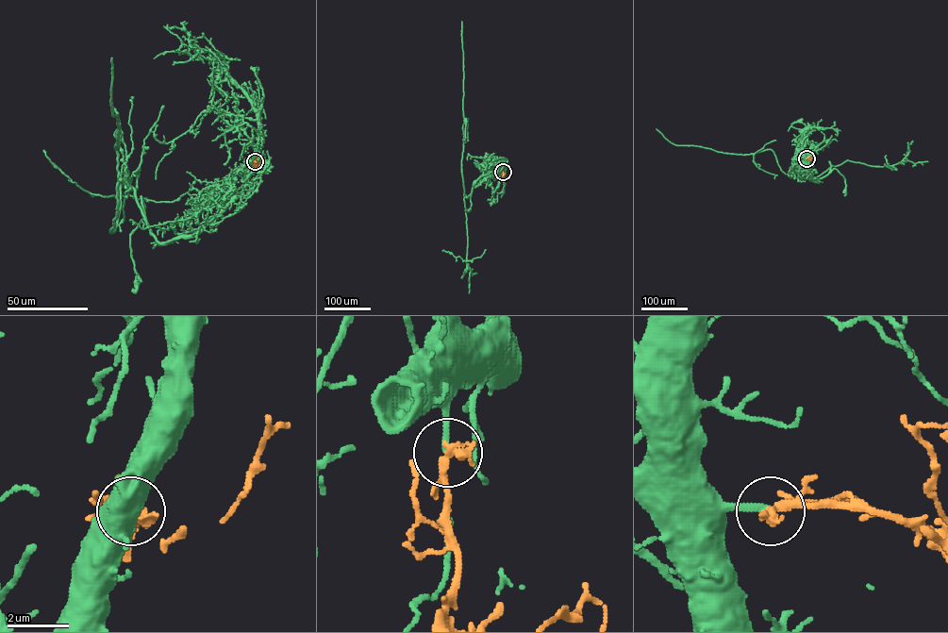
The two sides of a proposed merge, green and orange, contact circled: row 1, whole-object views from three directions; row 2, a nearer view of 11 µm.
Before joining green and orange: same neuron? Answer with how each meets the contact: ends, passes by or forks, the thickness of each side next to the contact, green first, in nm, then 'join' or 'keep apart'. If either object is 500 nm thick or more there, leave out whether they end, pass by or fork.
green ends there; orange passes by; 200 nm thick on the green side, 260 nm on the other; join

